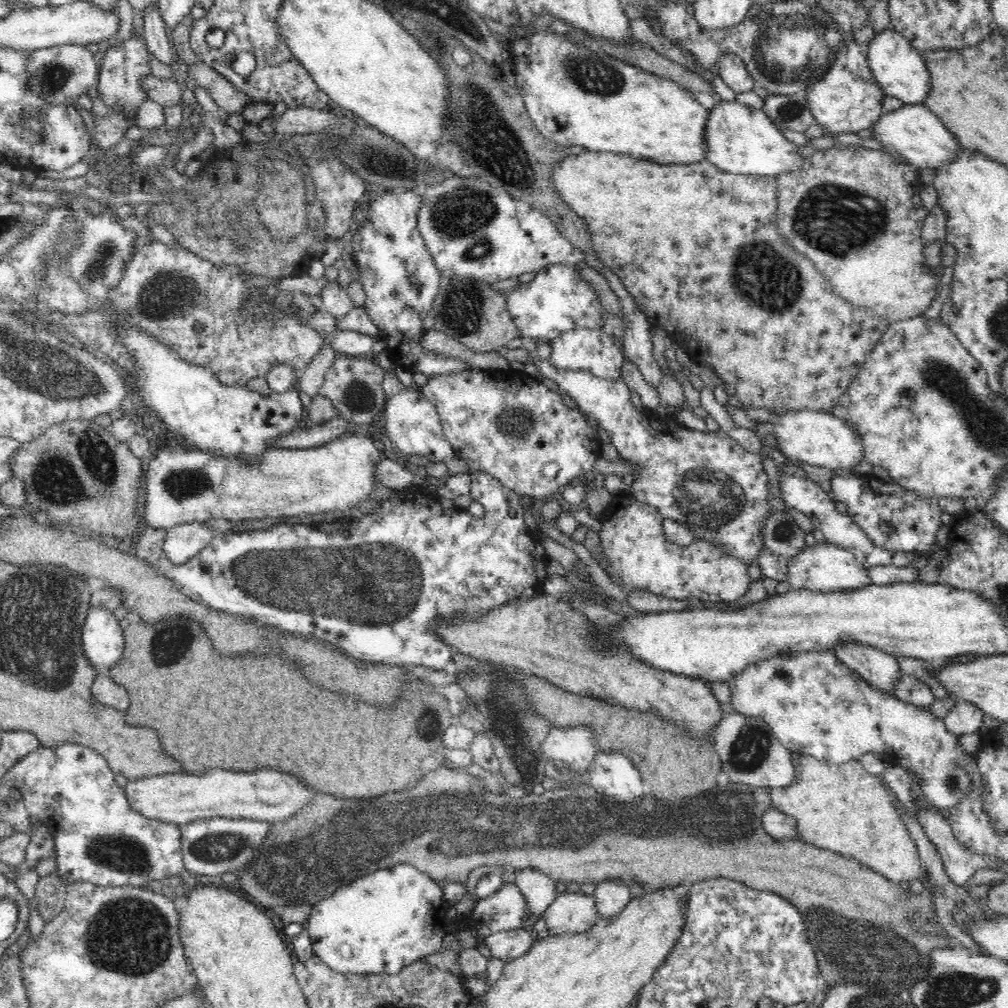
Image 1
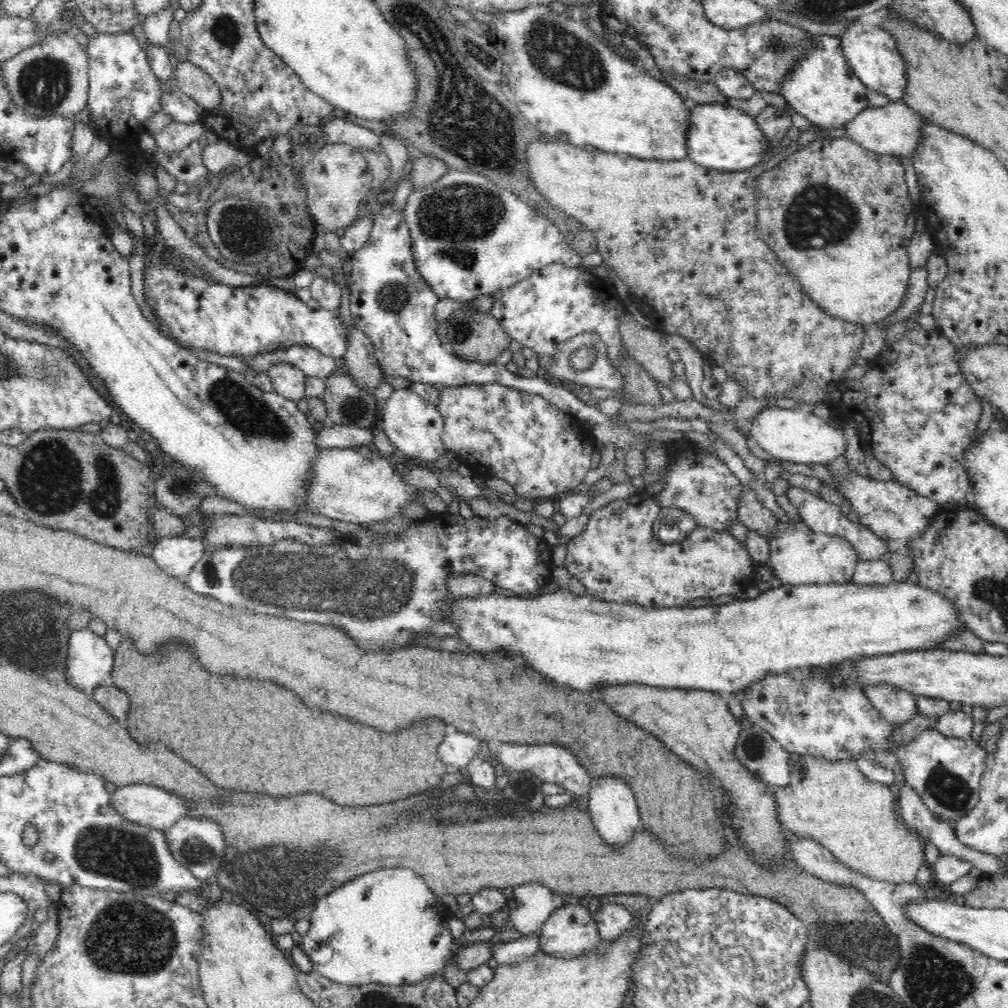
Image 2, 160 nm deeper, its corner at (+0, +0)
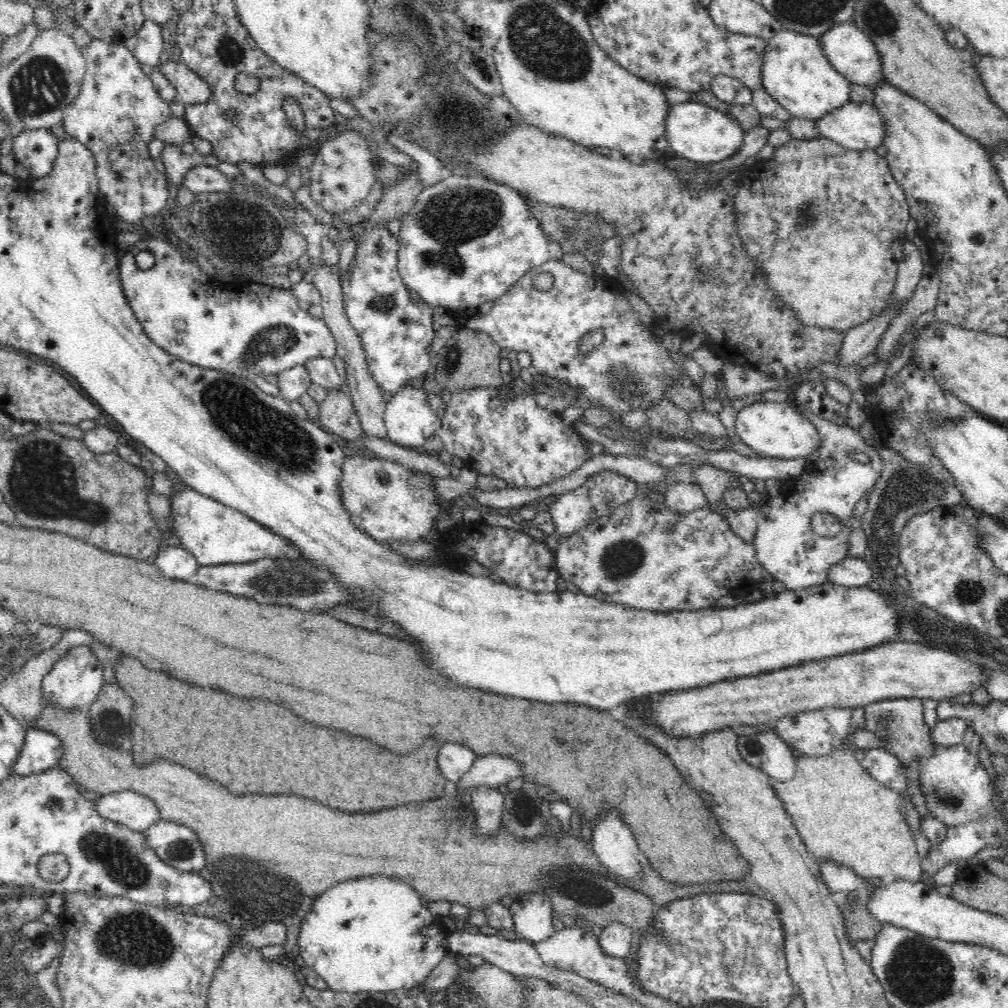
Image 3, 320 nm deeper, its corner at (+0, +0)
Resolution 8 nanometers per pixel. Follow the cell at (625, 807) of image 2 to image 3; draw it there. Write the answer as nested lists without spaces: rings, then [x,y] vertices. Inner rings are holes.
[[[606,812],[593,834],[592,847],[604,869],[625,882],[643,875],[644,856],[640,856],[632,832],[616,812]]]

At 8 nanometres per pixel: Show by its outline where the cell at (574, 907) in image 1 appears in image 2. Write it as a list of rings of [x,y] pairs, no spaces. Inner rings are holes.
[[[574,899],[564,902],[560,908],[556,908],[554,914],[548,917],[539,933],[539,950],[548,956],[556,958],[572,958],[582,956],[590,952],[598,952],[603,939],[599,936],[599,929],[594,917],[590,915],[588,907],[579,905]]]

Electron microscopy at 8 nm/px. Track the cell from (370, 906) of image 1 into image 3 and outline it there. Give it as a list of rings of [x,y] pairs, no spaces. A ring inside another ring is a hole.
[[[364,876],[364,878],[348,880],[348,882],[342,882],[342,884],[337,884],[329,888],[316,899],[312,908],[310,908],[306,916],[304,916],[300,926],[300,934],[297,938],[294,957],[300,960],[304,966],[317,972],[320,978],[326,982],[328,988],[336,992],[388,992],[397,991],[400,990],[400,988],[420,987],[424,980],[427,979],[430,972],[432,972],[432,969],[436,968],[436,966],[452,952],[447,940],[450,933],[444,932],[444,930],[440,928],[440,920],[442,920],[442,918],[440,918],[440,915],[430,913],[427,902],[424,902],[420,898],[416,890],[416,888],[394,876]]]

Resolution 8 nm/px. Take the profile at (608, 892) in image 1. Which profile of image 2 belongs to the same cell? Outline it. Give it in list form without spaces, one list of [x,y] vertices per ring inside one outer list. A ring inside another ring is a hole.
[[[602,903],[595,916],[599,936],[606,943],[614,943],[621,938],[634,922],[633,914],[621,904]]]

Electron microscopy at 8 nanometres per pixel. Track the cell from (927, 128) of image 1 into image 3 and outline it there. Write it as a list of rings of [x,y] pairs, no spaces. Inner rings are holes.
[[[848,102],[814,120],[819,136],[852,150],[874,150],[883,144],[885,124],[872,103]]]

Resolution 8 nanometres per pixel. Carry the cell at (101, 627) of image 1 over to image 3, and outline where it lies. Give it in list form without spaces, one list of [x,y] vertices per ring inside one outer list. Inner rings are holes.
[[[89,645],[78,646],[66,653],[53,669],[43,676],[41,692],[43,698],[58,710],[80,708],[88,711],[88,707],[98,698],[104,680],[102,680],[103,666],[97,661]]]

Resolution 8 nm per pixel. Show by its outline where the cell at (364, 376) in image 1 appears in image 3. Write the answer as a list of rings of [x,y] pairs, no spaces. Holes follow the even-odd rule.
[[[345,387],[329,392],[326,400],[321,403],[316,422],[322,424],[330,434],[346,440],[356,440],[364,436],[354,401]]]

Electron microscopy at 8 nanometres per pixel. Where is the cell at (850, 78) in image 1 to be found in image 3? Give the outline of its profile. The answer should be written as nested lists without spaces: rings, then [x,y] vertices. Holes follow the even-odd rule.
[[[786,29],[767,39],[761,86],[792,116],[813,121],[848,103],[851,91],[851,82],[830,64],[823,53],[819,37]]]

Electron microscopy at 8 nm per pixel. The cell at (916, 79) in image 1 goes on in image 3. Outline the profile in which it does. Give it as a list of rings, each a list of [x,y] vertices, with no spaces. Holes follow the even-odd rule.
[[[854,23],[833,24],[819,36],[819,41],[830,64],[846,80],[871,88],[885,81],[882,74],[881,58],[875,44],[867,33],[862,32]]]

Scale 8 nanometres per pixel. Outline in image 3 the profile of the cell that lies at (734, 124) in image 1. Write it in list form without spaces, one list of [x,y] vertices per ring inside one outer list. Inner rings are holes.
[[[696,102],[678,103],[670,107],[665,133],[671,155],[687,158],[696,163],[719,163],[729,159],[743,145],[745,130],[728,115]]]

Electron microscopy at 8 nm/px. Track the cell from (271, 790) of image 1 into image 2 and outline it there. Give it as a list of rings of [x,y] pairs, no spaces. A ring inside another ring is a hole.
[[[151,784],[118,787],[112,793],[112,807],[128,821],[158,831],[171,828],[190,812],[188,801]]]

